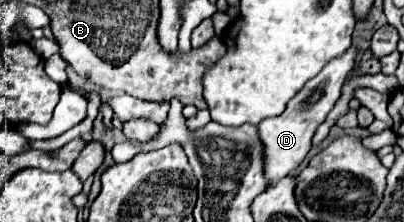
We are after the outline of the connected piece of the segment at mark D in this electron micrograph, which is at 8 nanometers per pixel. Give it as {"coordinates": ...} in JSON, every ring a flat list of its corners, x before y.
{"coordinates":[[351,46,343,56,331,60,315,78,311,78,311,82,307,82,307,86,291,98,283,114,267,118,257,124,259,140,263,144,263,176,267,178,267,188,275,186,275,182,291,174,303,162,303,158,311,148,311,138,317,126,325,122,327,114,333,110,335,102,341,96,341,86,345,76,353,68,353,60,355,60,355,46]]}

